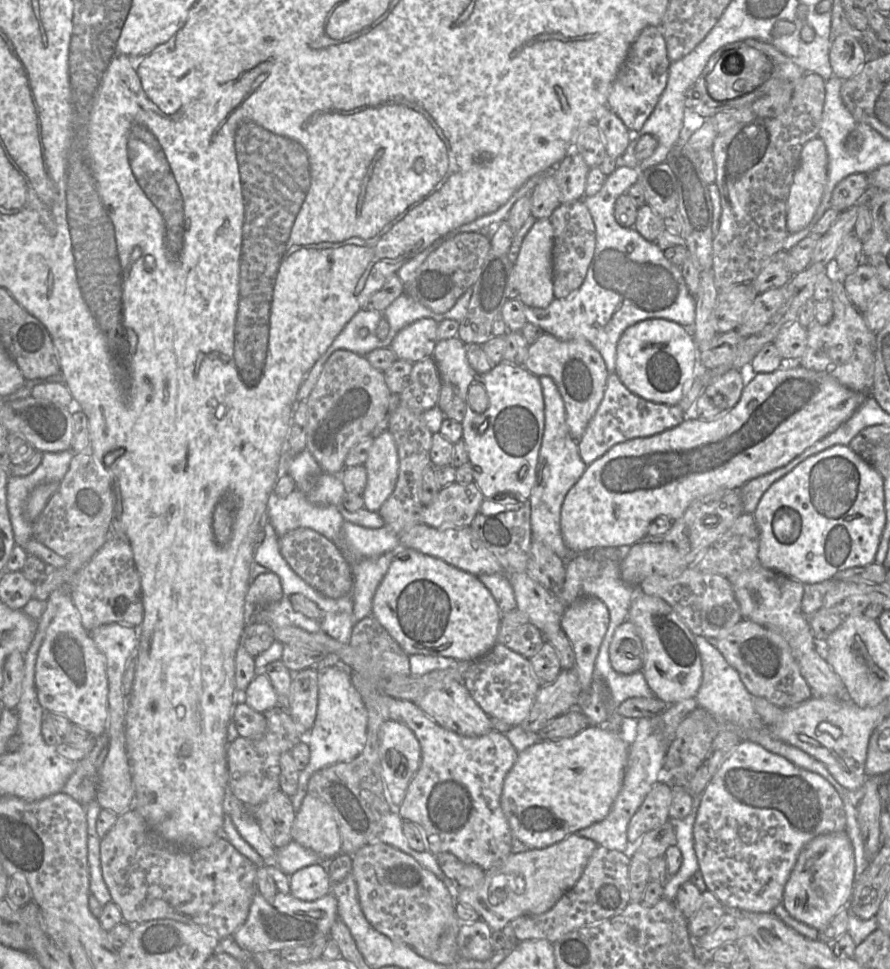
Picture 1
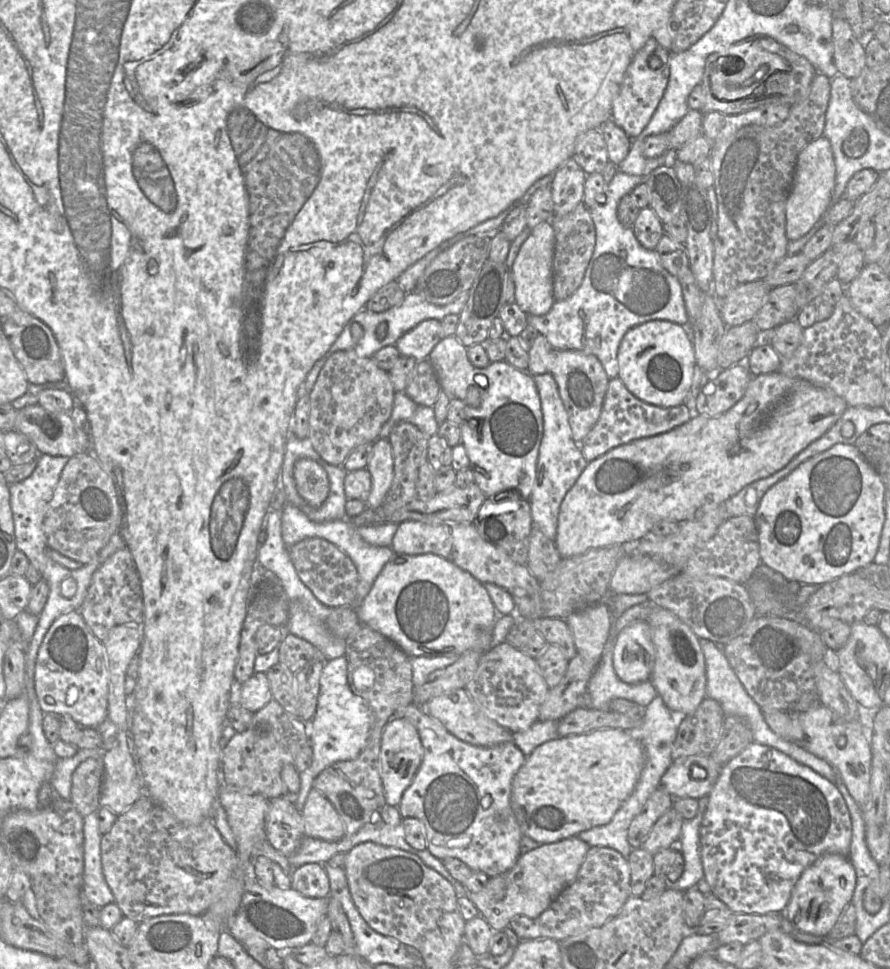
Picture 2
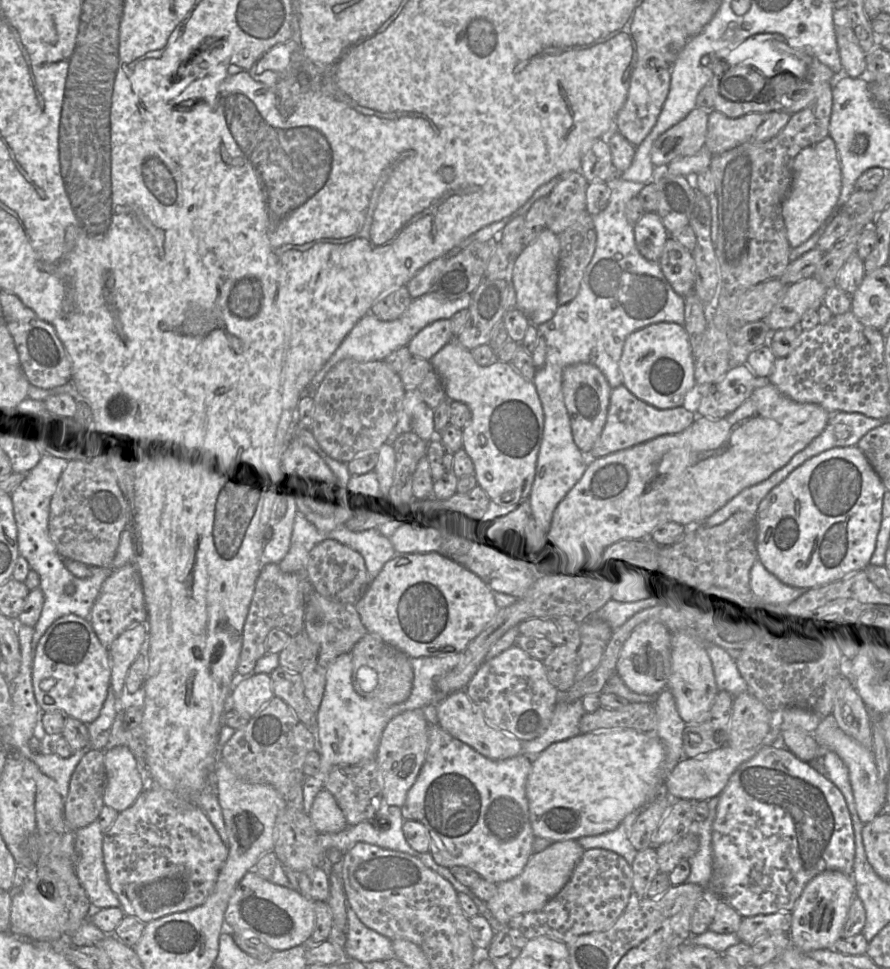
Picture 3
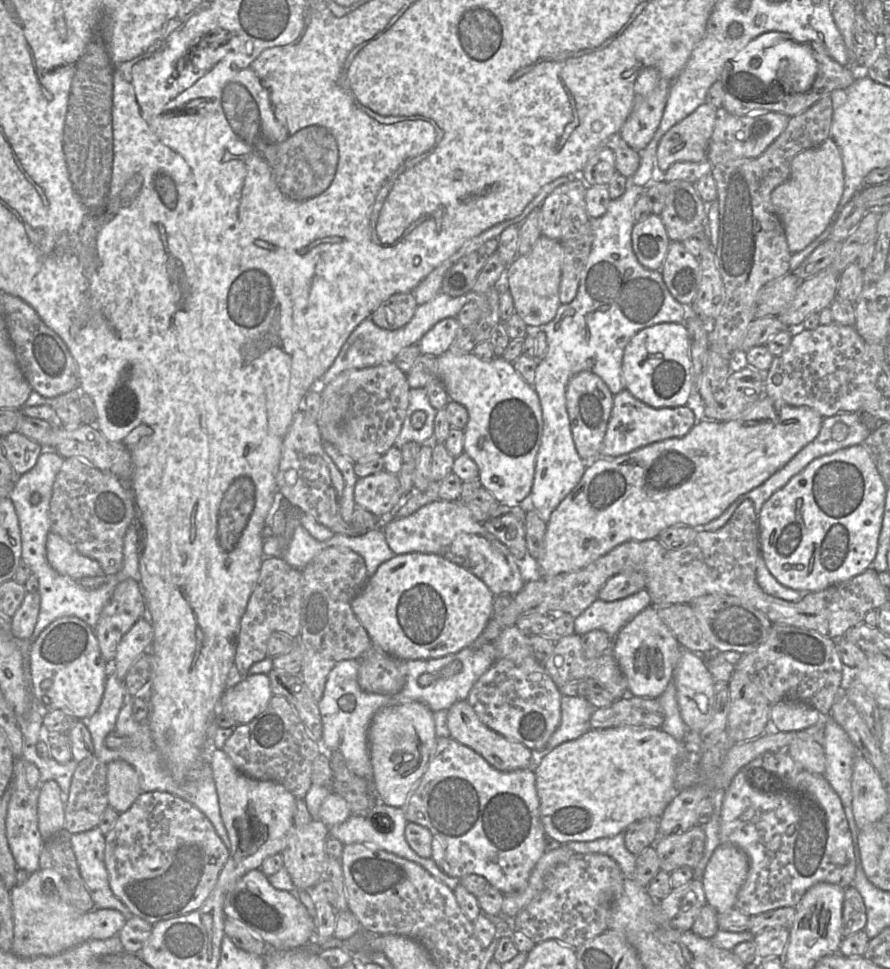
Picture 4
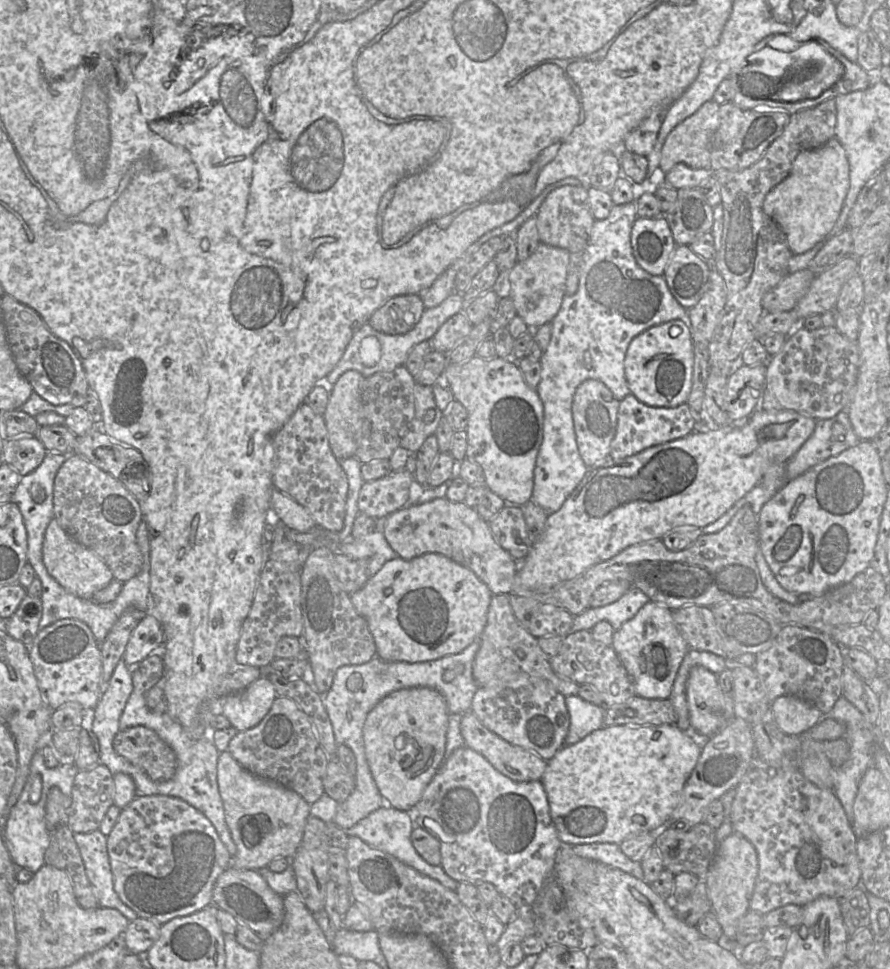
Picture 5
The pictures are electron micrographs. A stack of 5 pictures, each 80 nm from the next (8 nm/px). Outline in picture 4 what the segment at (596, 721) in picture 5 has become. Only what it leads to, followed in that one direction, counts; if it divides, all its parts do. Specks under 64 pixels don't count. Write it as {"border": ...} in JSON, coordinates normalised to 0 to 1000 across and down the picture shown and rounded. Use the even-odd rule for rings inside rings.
{"border":[[[631,717],[629,747],[617,762],[613,771],[600,777],[609,782],[626,769],[654,760],[664,752],[663,740],[667,732],[657,719]]]}

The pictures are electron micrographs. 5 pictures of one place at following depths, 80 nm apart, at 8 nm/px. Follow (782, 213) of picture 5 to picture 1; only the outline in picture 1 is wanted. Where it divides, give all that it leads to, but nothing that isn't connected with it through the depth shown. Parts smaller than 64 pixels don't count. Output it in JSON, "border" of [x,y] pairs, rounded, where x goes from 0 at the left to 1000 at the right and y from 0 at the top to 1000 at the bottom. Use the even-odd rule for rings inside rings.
{"border":[[[921,141],[909,144],[901,153],[897,172],[892,179],[884,207],[883,233],[885,240],[904,235],[912,227],[922,208],[929,188],[930,159],[926,146]]]}

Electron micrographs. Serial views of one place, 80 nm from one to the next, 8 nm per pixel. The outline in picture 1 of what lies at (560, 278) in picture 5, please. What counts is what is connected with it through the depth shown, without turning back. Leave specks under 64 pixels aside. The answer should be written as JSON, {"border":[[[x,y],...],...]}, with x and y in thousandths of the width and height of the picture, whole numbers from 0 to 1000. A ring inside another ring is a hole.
{"border":[[[604,226],[588,247],[582,266],[578,272],[581,283],[582,309],[598,318],[615,318],[622,309],[620,293],[620,258],[622,237],[617,226]]]}

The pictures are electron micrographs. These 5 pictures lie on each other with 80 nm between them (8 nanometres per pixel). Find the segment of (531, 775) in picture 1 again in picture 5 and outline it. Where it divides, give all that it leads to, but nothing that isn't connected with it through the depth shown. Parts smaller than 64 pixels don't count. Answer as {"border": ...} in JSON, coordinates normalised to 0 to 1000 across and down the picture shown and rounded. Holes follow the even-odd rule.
{"border":[[[688,748],[678,749],[674,752],[661,757],[654,764],[646,768],[635,768],[625,778],[615,785],[615,792],[608,802],[608,807],[615,819],[618,832],[619,844],[626,856],[628,866],[633,871],[653,871],[667,869],[684,869],[697,871],[704,865],[713,863],[721,859],[739,859],[744,856],[755,838],[761,833],[769,810],[775,802],[784,782],[788,778],[789,768],[781,765],[780,762],[764,753],[760,748]]]}

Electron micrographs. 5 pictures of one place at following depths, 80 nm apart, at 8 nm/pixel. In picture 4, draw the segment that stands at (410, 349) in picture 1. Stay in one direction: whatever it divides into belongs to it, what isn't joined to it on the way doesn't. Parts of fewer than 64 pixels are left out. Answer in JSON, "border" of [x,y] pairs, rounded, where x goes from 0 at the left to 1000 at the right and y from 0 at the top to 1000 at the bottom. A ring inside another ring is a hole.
{"border":[[[504,327],[493,331],[472,350],[470,357],[473,365],[494,367],[509,357],[517,341],[512,327]]]}

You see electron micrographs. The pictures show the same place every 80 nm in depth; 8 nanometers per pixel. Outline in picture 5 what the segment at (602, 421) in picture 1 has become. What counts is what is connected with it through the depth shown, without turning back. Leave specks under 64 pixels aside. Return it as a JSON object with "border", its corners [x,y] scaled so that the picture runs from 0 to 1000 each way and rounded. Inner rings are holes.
{"border":[[[710,406],[696,415],[693,442],[685,461],[685,473],[697,475],[733,460],[767,452],[779,446],[783,434],[772,416],[761,420],[734,420],[718,414]]]}

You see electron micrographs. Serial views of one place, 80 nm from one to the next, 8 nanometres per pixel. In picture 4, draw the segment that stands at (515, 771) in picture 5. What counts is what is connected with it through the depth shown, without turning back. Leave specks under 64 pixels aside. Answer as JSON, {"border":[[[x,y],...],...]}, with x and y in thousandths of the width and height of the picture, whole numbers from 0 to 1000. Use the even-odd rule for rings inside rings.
{"border":[[[525,722],[512,724],[502,733],[502,749],[506,761],[534,774],[562,796],[592,793],[600,796],[607,787],[608,782],[588,767],[573,764],[546,749]]]}

